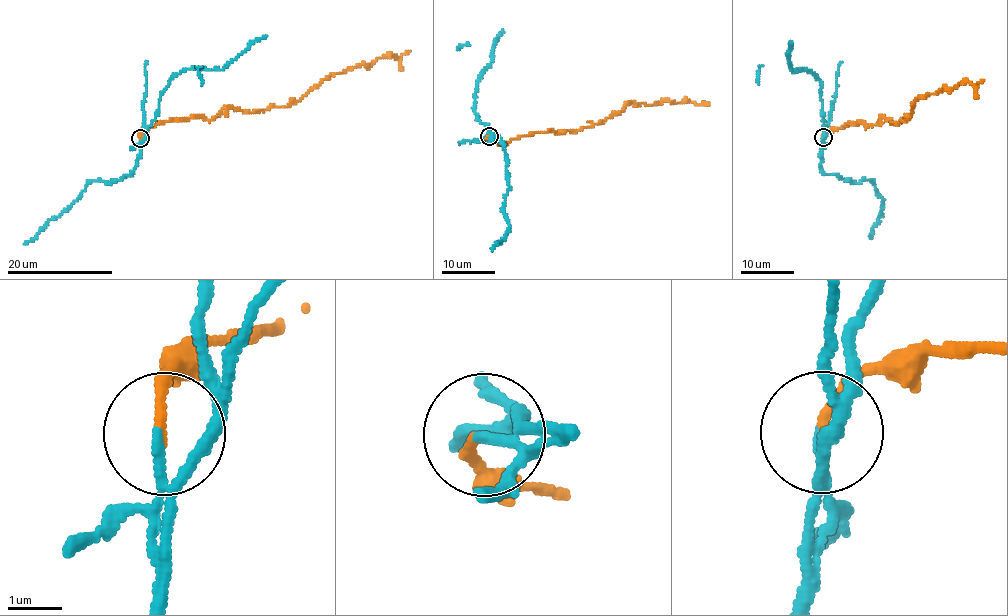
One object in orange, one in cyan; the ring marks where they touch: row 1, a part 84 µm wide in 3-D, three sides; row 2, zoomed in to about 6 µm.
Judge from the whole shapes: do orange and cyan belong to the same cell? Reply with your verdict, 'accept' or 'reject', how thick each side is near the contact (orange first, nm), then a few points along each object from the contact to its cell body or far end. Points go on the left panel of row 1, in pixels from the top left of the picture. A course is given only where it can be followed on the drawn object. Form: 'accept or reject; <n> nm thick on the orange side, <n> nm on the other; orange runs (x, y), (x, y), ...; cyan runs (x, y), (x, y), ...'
reject; 160 nm thick on the orange side, 120 nm on the other; orange runs (140, 138), (169, 120), (289, 106), (329, 75), (409, 52); cyan runs (140, 138), (140, 154), (130, 175), (108, 183), (93, 179), (78, 199), (23, 244)

